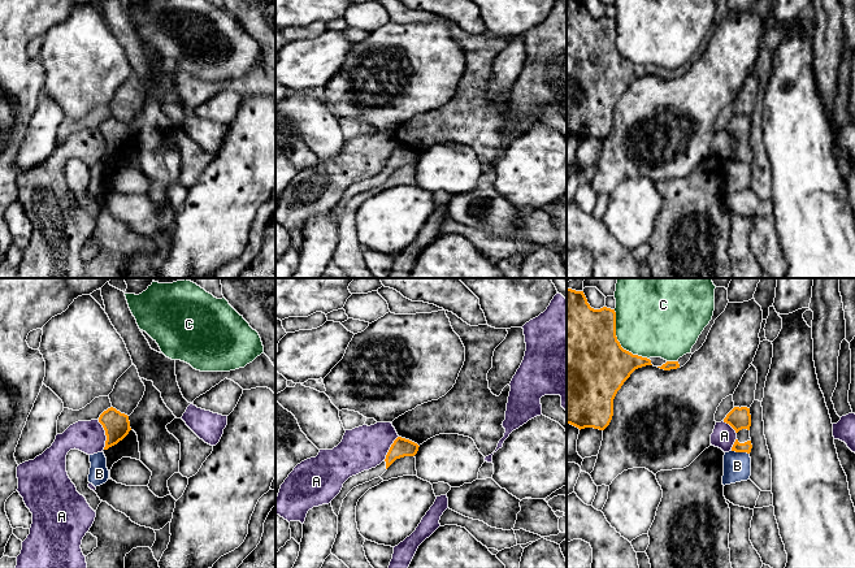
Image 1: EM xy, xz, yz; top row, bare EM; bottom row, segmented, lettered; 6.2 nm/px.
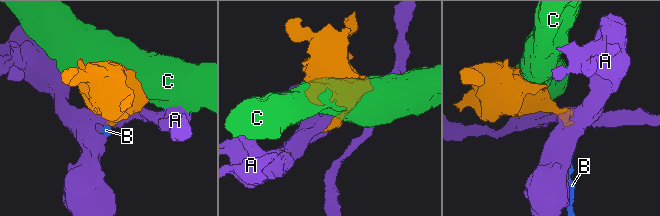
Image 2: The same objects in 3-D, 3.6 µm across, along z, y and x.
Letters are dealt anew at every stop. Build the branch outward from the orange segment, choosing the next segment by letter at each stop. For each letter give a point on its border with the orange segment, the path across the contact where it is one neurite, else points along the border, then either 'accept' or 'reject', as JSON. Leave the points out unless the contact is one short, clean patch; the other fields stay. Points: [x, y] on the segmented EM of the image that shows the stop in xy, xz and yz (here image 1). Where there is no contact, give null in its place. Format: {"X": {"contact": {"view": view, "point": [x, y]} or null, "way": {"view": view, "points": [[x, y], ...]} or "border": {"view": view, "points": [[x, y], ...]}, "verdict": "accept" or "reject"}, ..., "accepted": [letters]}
{"A": {"contact": {"view": "xy", "point": [105, 434]}, "border": {"view": "xy", "points": [[98, 420], [105, 436], [104, 449]]}, "verdict": "reject"}, "B": {"contact": {"view": "yz", "point": [741, 451]}, "border": {"view": "yz", "points": [[732, 450], [749, 454]]}, "verdict": "reject"}, "C": {"contact": {"view": "yz", "point": [619, 342]}, "verdict": "reject"}, "accepted": []}

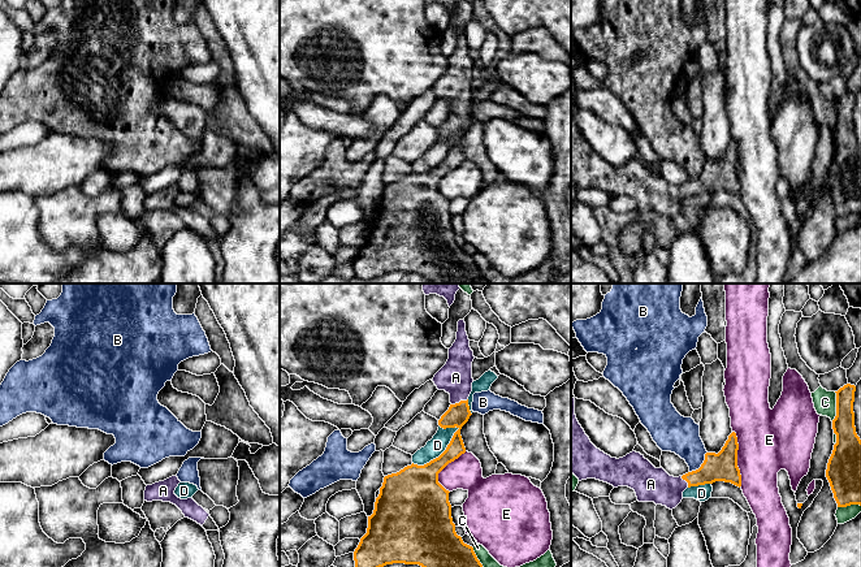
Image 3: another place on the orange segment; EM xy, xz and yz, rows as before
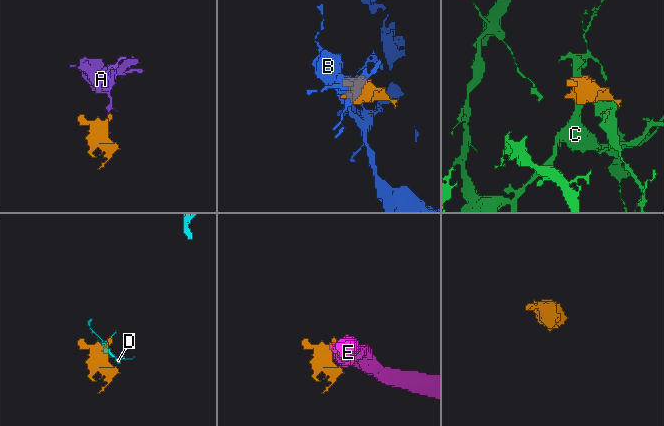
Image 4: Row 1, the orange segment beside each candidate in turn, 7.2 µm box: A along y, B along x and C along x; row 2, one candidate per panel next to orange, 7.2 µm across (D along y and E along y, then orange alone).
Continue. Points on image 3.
{"A": {"contact": {"view": "xz", "point": [459, 402]}, "way": {"view": "xz", "points": [[457, 415], [459, 402], [459, 385], [455, 377]]}, "verdict": "accept"}, "B": {"contact": {"view": "yz", "point": [701, 464]}, "verdict": "reject"}, "C": {"contact": {"view": "yz", "point": [836, 406]}, "verdict": "reject"}, "D": {"contact": {"view": "xz", "point": [440, 455]}, "verdict": "reject"}, "E": {"contact": {"view": "yz", "point": [736, 459]}, "verdict": "reject"}, "accepted": ["A"]}

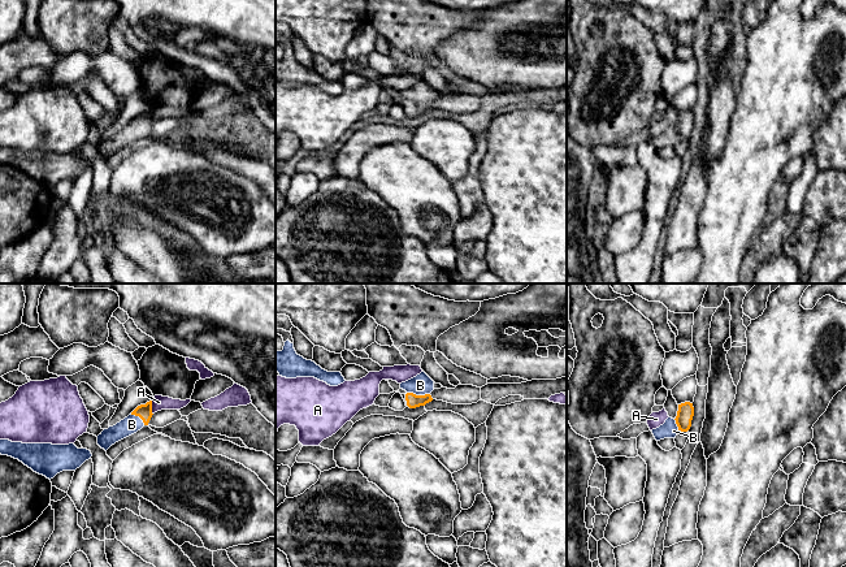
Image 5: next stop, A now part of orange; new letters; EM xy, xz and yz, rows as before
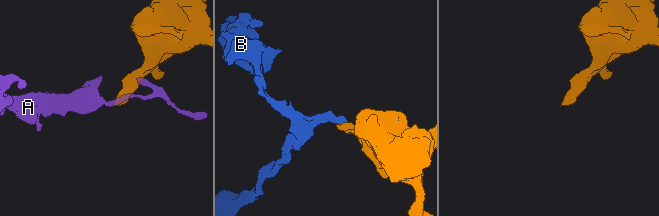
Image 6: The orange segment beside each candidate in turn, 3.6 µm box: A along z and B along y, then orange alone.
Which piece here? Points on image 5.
{"A": {"contact": {"view": "xy", "point": [151, 407]}, "border": {"view": "xy", "points": [[151, 401], [152, 414]]}, "verdict": "reject"}, "B": {"contact": {"view": "xz", "point": [419, 395]}, "way": {"view": "xz", "points": [[413, 401], [419, 395], [420, 385]]}, "verdict": "accept"}, "accepted": ["B"]}

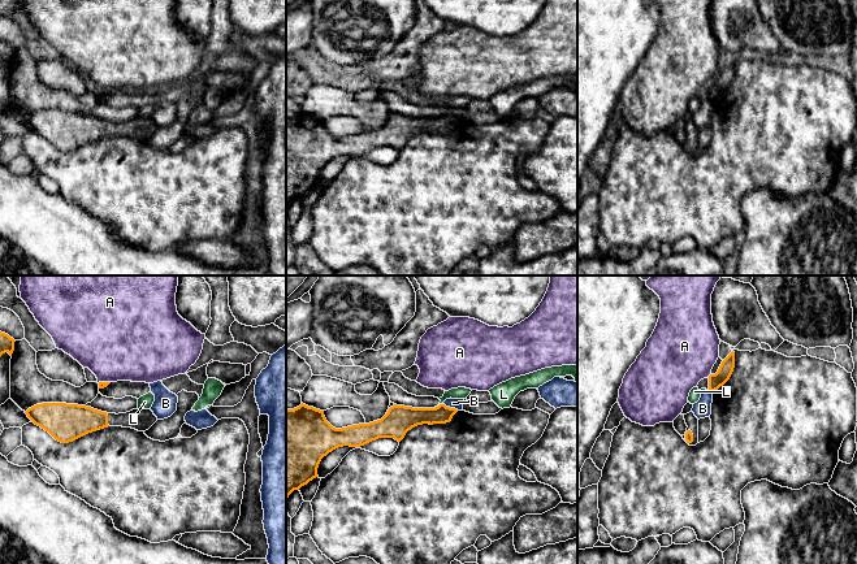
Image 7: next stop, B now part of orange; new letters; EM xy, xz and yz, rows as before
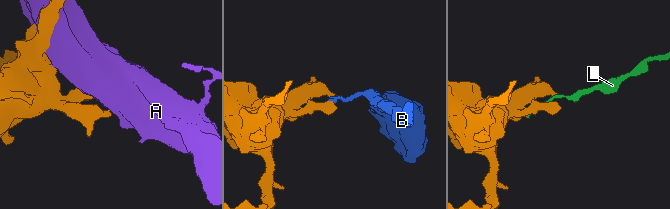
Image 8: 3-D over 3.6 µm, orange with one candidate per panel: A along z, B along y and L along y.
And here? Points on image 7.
{"A": {"contact": {"view": "yz", "point": [709, 376]}, "verdict": "reject"}, "B": {"contact": {"view": "xz", "point": [451, 408]}, "border": {"view": "xz", "points": [[444, 403], [458, 410]]}, "verdict": "reject"}, "L": {"contact": {"view": "xz", "point": [440, 404]}, "border": {"view": "xz", "points": [[442, 403], [435, 408]]}, "verdict": "reject"}, "accepted": []}

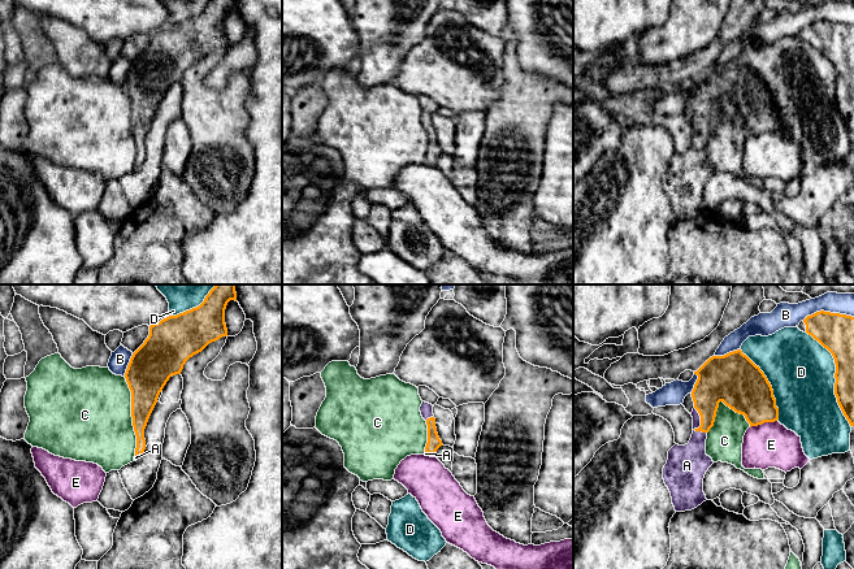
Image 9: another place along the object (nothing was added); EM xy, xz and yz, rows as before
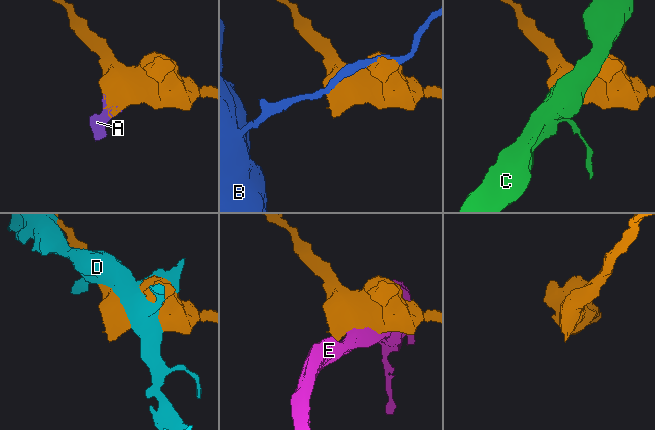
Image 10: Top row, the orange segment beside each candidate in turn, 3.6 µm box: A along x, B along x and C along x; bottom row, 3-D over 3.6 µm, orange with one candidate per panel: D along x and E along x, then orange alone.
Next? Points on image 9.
{"A": {"contact": {"view": "yz", "point": [701, 422]}, "way": {"view": "yz", "points": [[714, 385], [706, 395], [701, 422], [690, 461]]}, "verdict": "accept"}, "B": {"contact": {"view": "yz", "point": [827, 312]}, "verdict": "reject"}, "C": {"contact": {"view": "xy", "point": [131, 416]}, "verdict": "reject"}, "D": {"contact": {"view": "yz", "point": [835, 377]}, "verdict": "reject"}, "E": {"contact": {"view": "yz", "point": [763, 422]}, "verdict": "reject"}, "accepted": ["A"]}

